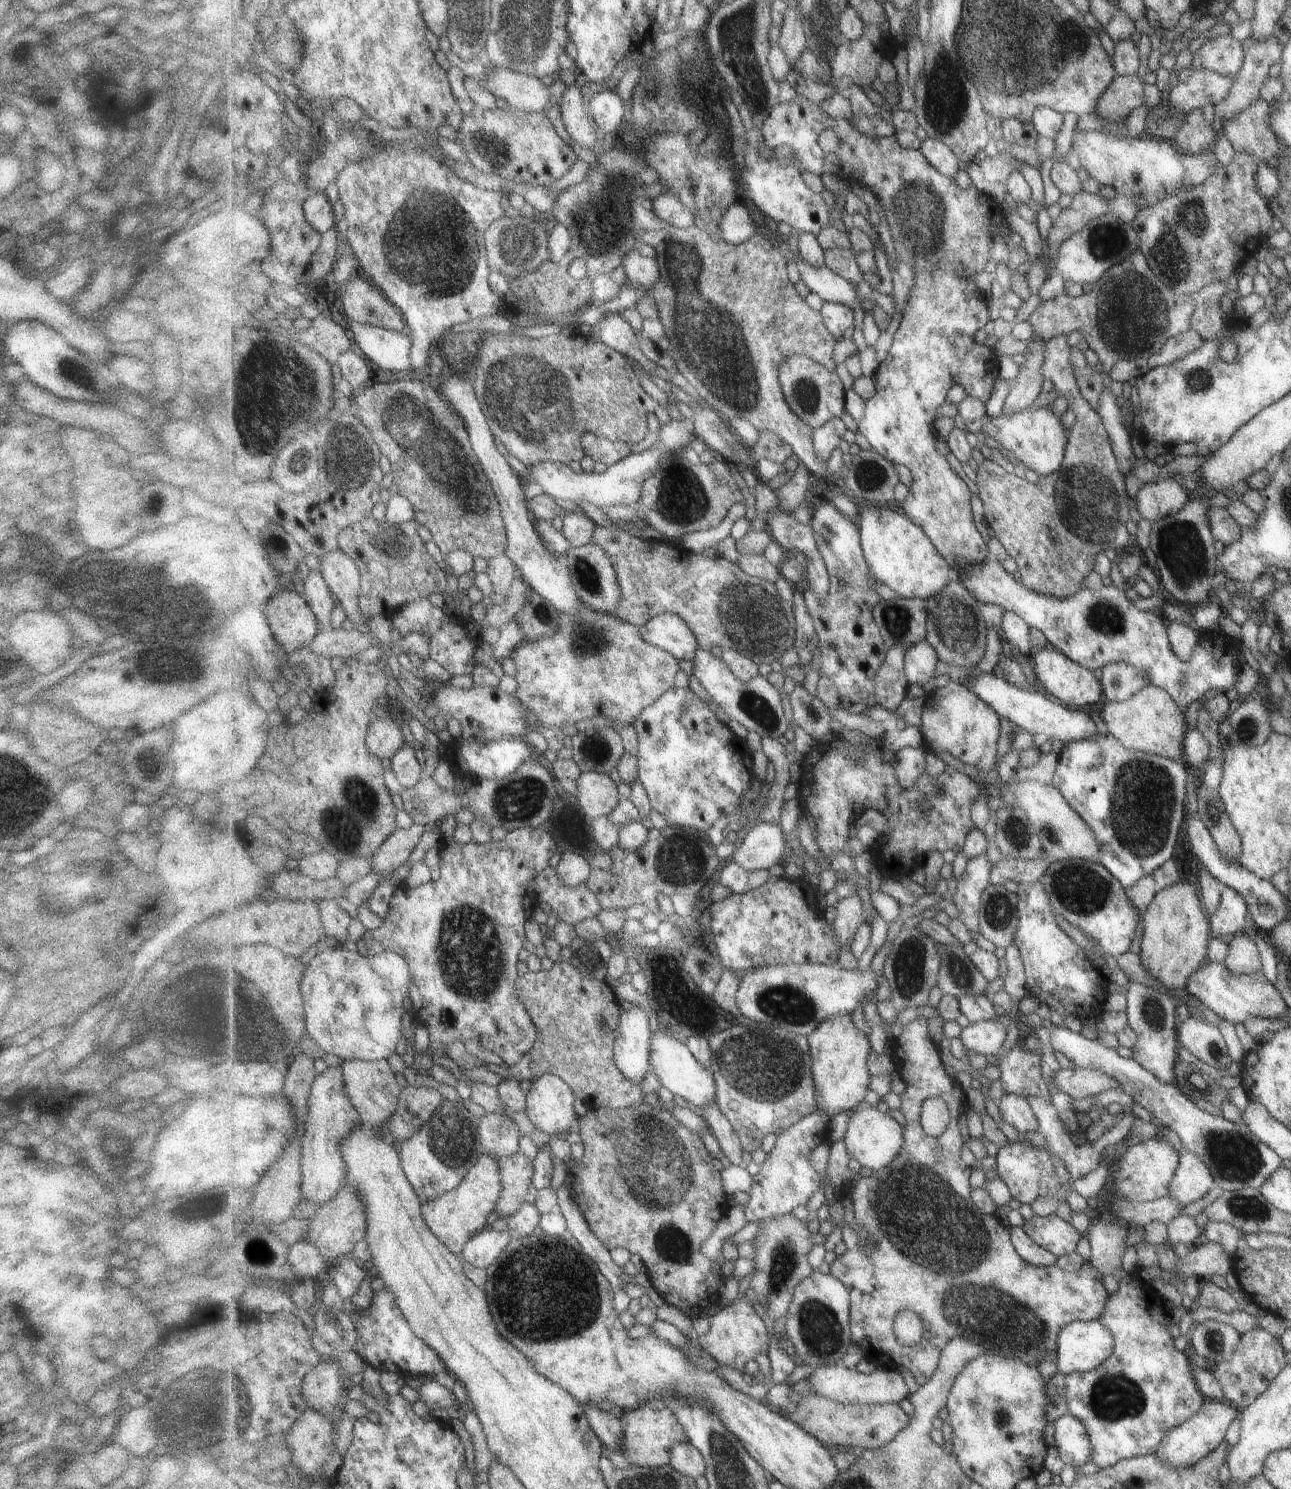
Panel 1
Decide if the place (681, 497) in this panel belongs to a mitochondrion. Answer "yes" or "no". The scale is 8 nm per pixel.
yes

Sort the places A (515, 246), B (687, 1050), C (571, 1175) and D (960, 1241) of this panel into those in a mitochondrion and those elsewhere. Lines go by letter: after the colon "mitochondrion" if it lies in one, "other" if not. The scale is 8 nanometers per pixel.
A: mitochondrion
B: other
C: other
D: mitochondrion

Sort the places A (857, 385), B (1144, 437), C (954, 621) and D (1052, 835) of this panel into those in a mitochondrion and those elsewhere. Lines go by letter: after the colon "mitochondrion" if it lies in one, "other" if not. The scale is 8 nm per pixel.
A: other
B: other
C: mitochondrion
D: mitochondrion

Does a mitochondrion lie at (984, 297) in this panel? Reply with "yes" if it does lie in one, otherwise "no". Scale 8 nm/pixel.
no

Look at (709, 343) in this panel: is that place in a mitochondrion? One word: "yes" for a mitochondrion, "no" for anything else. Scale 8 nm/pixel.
yes

